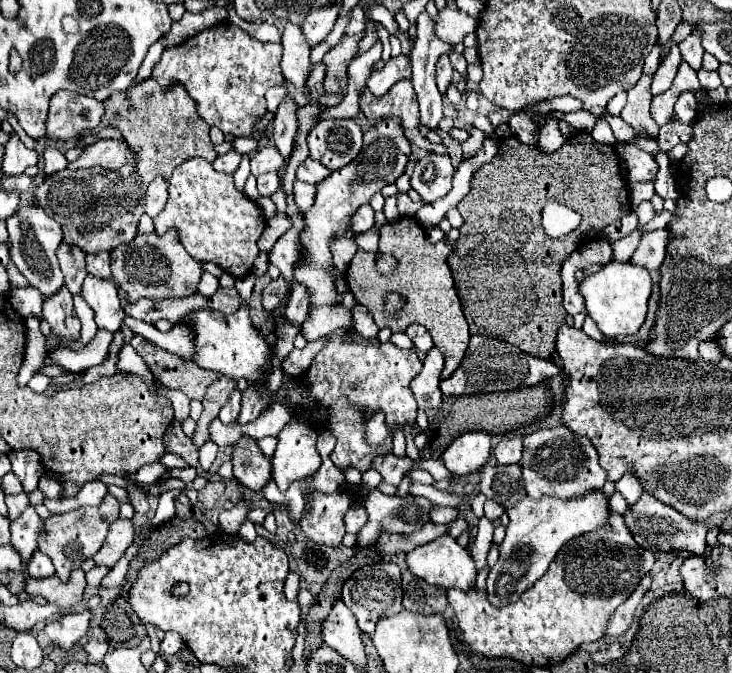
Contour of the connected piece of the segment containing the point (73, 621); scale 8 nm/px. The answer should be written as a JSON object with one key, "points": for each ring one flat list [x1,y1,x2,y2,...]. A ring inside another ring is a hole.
{"points":[[89,611,83,613,67,613,63,615,59,621,49,623,45,627,45,633,49,635,49,639,61,647,63,651,69,651,81,637,85,637,87,627,89,627]]}

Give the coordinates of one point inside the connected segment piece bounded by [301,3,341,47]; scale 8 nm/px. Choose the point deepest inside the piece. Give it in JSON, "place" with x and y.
{"place":[317,26]}

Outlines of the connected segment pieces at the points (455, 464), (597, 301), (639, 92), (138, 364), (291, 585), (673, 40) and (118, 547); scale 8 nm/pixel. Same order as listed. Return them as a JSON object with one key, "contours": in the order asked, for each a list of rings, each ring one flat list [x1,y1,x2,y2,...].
{"contours":[[[471,431,459,435,441,455,445,467,459,477,479,471,491,453,491,435,483,431]],[[609,263,599,273,587,275,585,281,581,281,581,293,585,297,587,313,595,319,599,329,609,337,621,337,621,335,635,335,647,317,647,301,651,297,651,277,649,271,643,271,631,263,617,265]],[[643,75,635,87,631,87,627,91,627,105,621,111,621,117,635,127,637,131,645,129,649,137,657,137,659,133,659,125,651,119,649,115,649,105,651,105,651,75]],[[130,344,124,345,119,353,117,373,134,373,140,375,151,392,156,390,151,372,147,368,143,358]],[[291,571,289,577,287,577,287,581,285,581,285,597,289,601,297,601,297,595,299,595,299,575,295,575]],[[679,23,677,25,677,29,675,29,675,33,669,37,669,41,663,45,663,55,661,55,661,59,665,59,667,55,669,55,669,49,673,47,673,45,679,45,681,41,685,41,687,37,689,37,689,33,691,33,691,23]],[[119,517,117,521,113,521,103,547,93,557,95,565,113,567,123,557,125,549,133,543,133,537,135,537,135,525,131,519]]]}

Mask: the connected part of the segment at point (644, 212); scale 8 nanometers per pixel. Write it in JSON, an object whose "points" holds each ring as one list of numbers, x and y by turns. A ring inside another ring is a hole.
{"points":[[643,201,641,205,637,205,635,207,637,209,637,215,639,215,639,225,643,225,643,223,647,223,649,219,653,219,653,205,649,203,649,201]]}

